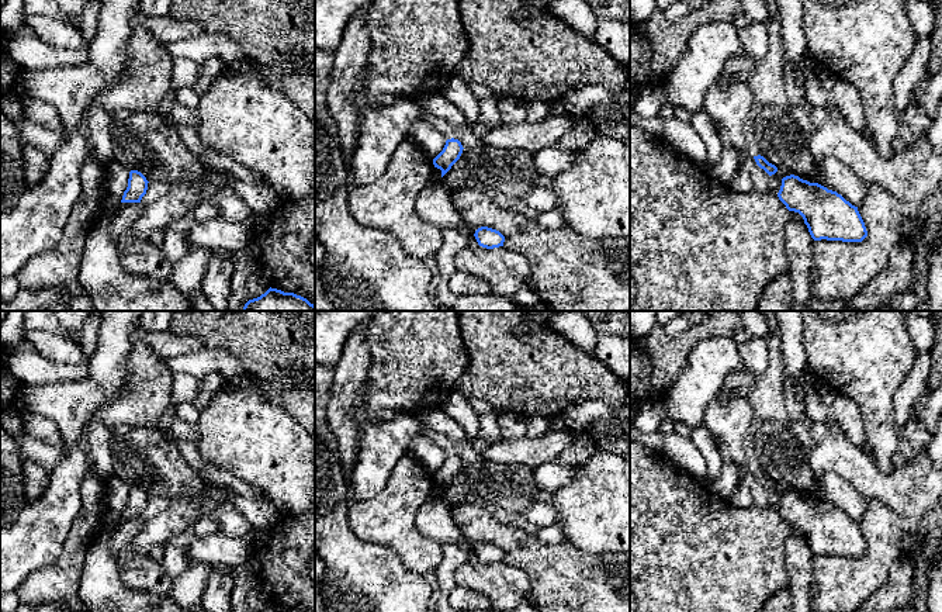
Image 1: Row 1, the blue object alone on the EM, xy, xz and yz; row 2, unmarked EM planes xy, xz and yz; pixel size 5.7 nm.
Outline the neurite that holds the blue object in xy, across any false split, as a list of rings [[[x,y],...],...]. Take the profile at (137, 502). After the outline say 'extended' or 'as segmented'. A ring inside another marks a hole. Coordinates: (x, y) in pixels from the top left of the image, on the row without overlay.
[[[131,485],[128,502],[124,506],[121,518],[141,518],[142,512],[146,509],[148,498],[149,497],[141,487]]]; as segmented

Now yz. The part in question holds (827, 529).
[[[786,491],[778,512],[789,526],[803,532],[814,556],[862,557],[867,552],[858,522],[818,498]]]; as segmented

